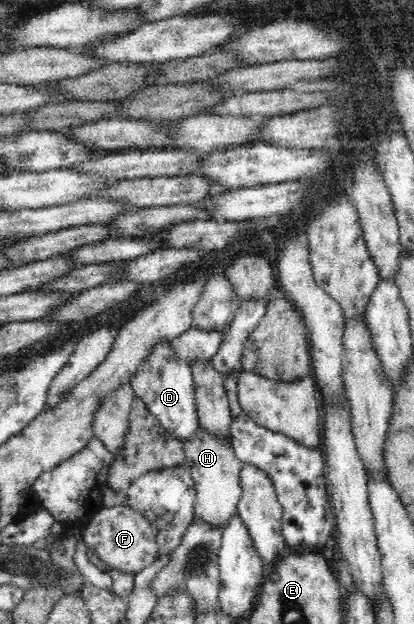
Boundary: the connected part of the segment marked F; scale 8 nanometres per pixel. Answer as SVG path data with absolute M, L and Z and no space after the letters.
M128 504L102 506L89 523L80 529L83 543L87 545L87 548L94 546L96 555L100 557L100 561L108 565L108 569L112 567L135 575L158 559L156 533L150 521L142 513L130 508Z

